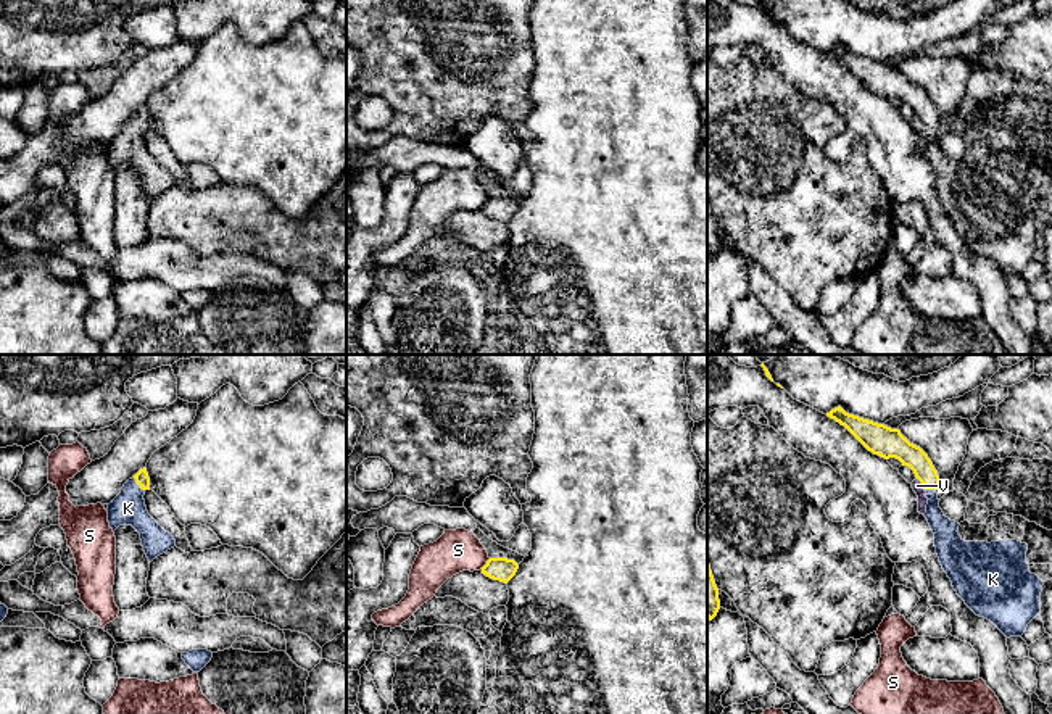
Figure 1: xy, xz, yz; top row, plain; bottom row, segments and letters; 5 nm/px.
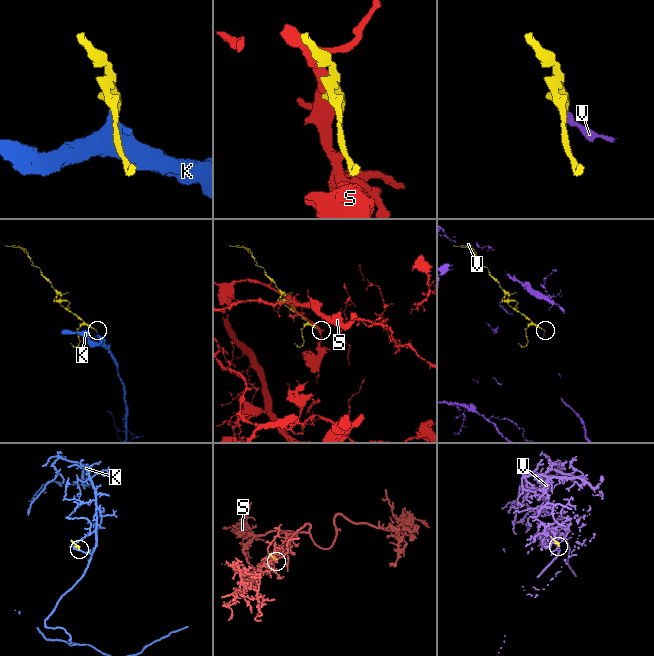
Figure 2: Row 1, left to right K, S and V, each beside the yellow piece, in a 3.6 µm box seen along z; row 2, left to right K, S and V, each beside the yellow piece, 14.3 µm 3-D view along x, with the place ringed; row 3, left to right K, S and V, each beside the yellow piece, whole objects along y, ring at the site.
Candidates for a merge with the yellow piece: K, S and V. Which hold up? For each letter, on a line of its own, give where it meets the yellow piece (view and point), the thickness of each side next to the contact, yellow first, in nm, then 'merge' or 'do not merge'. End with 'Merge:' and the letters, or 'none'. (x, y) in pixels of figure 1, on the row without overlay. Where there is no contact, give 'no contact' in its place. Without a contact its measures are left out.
K: contact xy (137, 121); calibres 70 and 160 nm; merge
S: contact xz (485, 203); calibres 120 and 220 nm; do not merge
V: contact yz (922, 121); calibres 140 and 60 nm; do not merge
Merge: K

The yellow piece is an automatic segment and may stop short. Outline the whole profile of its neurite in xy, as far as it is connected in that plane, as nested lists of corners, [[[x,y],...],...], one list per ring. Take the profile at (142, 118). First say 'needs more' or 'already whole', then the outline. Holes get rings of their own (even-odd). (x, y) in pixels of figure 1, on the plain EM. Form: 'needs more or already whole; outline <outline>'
needs more; outline [[[143,106],[124,122],[121,132],[108,143],[108,161],[113,171],[119,164],[132,164],[140,172],[143,190],[151,201],[174,187],[176,179],[148,153],[143,139],[147,129],[150,129],[150,116]]]

